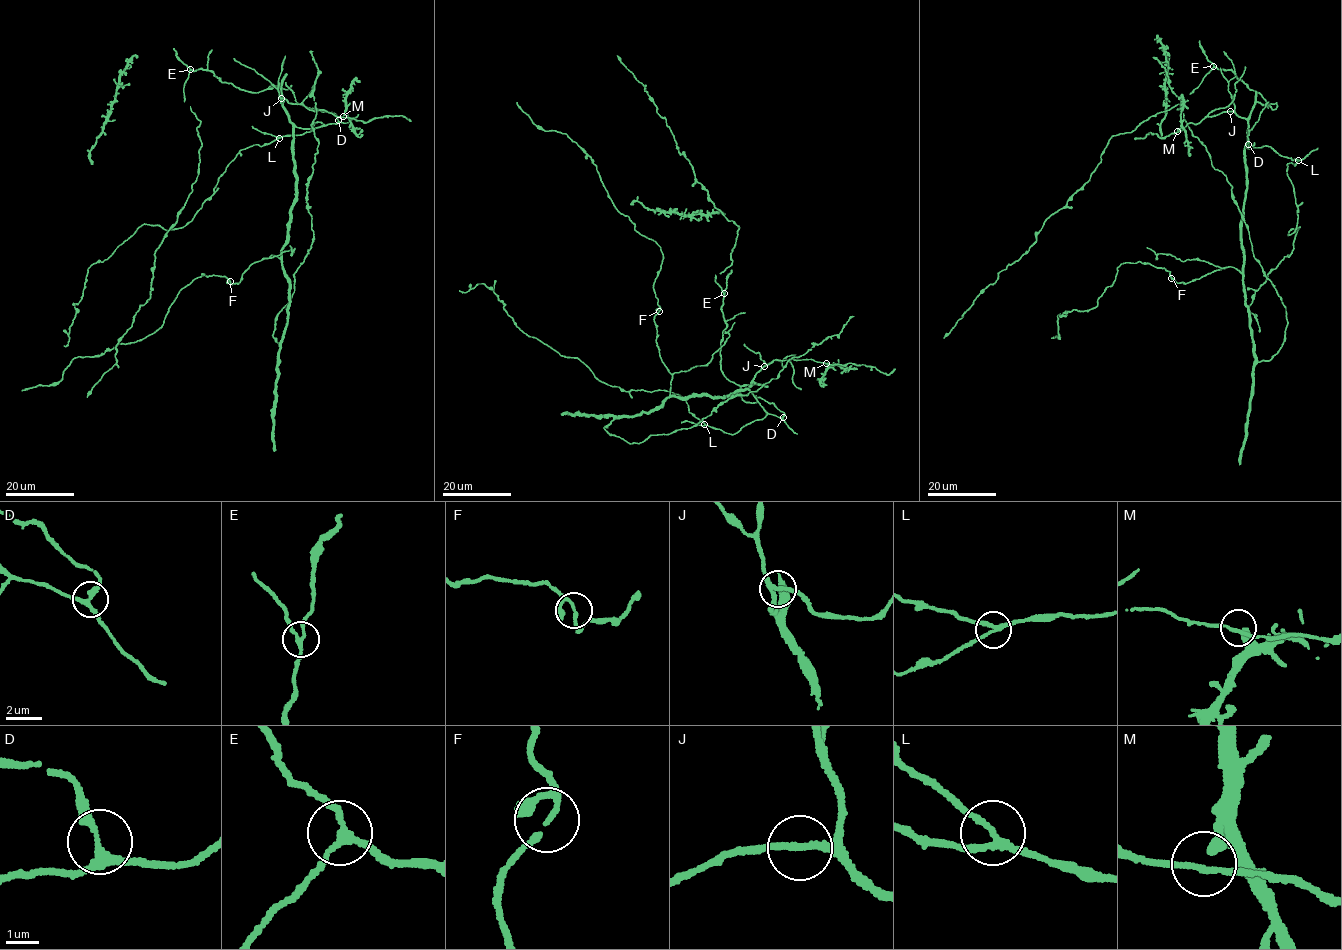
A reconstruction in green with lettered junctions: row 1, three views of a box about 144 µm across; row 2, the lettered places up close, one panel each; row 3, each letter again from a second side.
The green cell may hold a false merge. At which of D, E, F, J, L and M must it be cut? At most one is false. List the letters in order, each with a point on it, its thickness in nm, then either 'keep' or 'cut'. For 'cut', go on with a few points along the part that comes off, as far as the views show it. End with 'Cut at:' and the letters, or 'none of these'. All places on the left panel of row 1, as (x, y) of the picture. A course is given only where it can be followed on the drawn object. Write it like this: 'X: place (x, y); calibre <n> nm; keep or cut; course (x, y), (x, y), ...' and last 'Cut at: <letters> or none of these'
D: place (338, 120); calibre 200 nm; keep
E: place (190, 69); calibre 180 nm; keep
F: place (230, 281); calibre 120 nm; keep
J: place (281, 98); calibre 150 nm; keep
L: place (279, 138); calibre 170 nm; keep
M: place (343, 116); calibre 200 nm; keep
Cut at: none of these

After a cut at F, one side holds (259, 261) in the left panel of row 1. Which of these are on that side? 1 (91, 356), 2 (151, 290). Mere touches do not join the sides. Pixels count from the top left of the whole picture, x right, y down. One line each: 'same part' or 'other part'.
1: other part
2: same part

